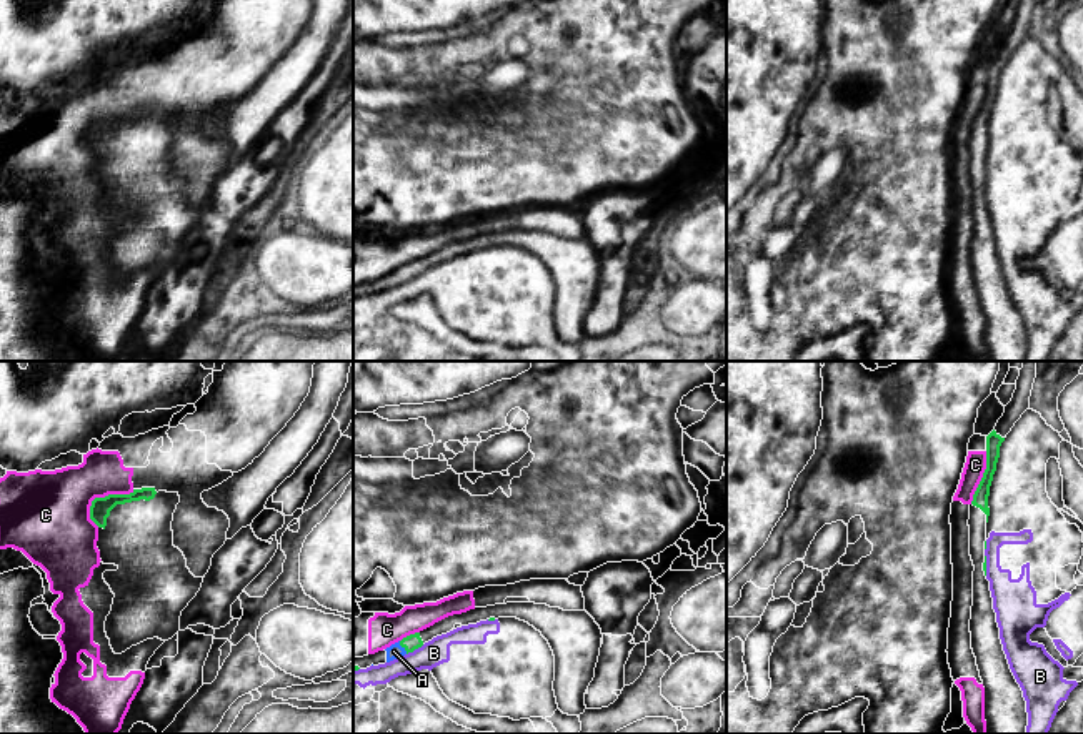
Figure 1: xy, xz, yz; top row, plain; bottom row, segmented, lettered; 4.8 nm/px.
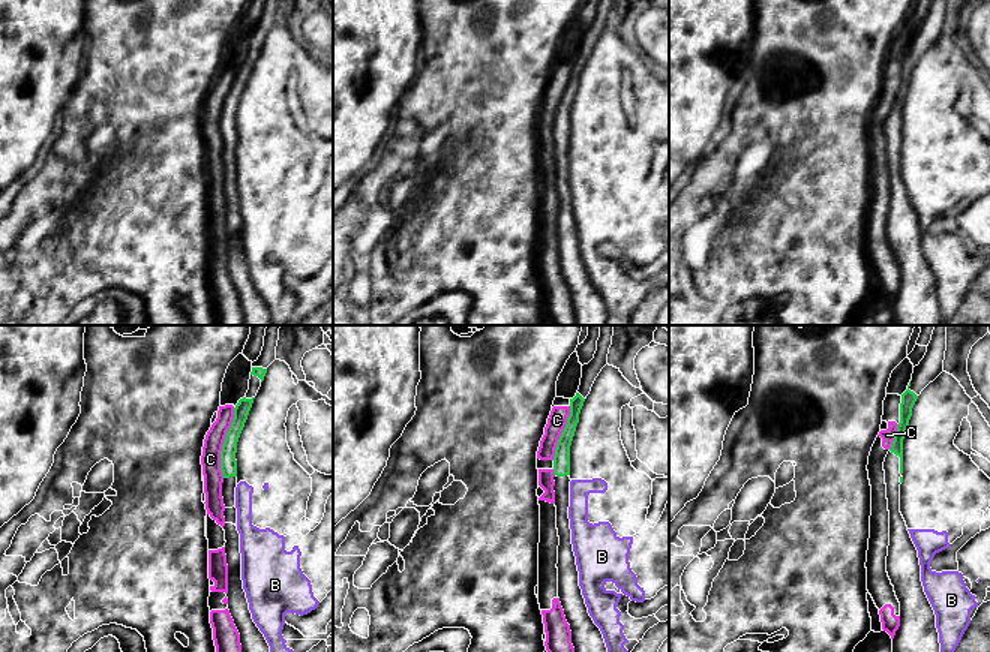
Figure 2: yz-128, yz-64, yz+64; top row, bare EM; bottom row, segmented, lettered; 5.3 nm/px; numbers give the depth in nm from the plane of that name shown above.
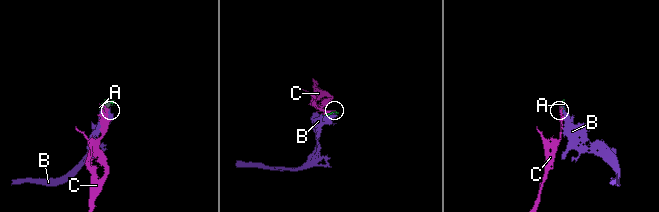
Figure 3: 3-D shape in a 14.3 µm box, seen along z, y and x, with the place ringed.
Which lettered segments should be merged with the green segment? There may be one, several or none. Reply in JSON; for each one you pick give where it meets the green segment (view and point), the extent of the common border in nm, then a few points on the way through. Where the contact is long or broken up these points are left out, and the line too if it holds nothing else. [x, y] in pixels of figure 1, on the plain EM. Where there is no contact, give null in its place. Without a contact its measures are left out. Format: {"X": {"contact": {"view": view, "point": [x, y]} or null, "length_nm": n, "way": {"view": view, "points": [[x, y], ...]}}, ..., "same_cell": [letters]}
{"A": {"contact": {"view": "xz", "point": [402, 273]}, "length_nm": 80}, "same_cell": ["A"]}

